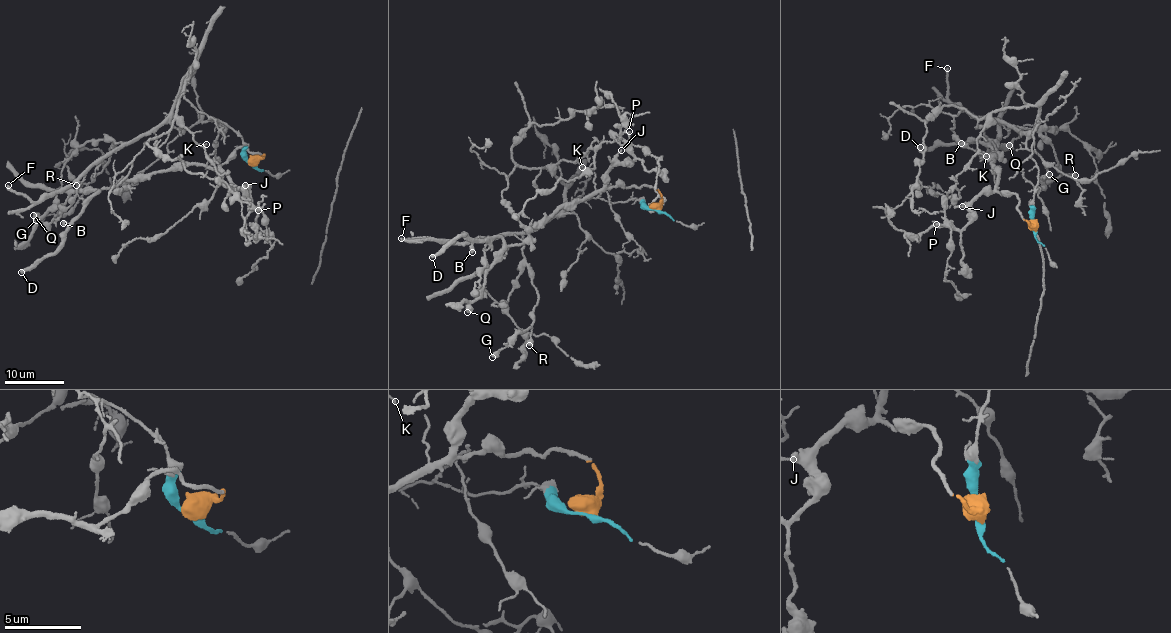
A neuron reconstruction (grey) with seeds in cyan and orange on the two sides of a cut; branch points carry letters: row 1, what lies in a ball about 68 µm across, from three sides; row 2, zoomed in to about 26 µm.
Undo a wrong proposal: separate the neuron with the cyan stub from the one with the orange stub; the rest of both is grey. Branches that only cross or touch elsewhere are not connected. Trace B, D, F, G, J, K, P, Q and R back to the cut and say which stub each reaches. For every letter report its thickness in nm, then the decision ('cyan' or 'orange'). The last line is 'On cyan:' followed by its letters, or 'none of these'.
B: 440 nm | orange
D: 360 nm | orange
F: 360 nm | cyan
G: 600 nm | cyan
J: 140 nm | orange
K: 110 nm | cyan
P: 240 nm | orange
Q: 700 nm | orange
R: 600 nm | cyan
On cyan: F, G, K, R

